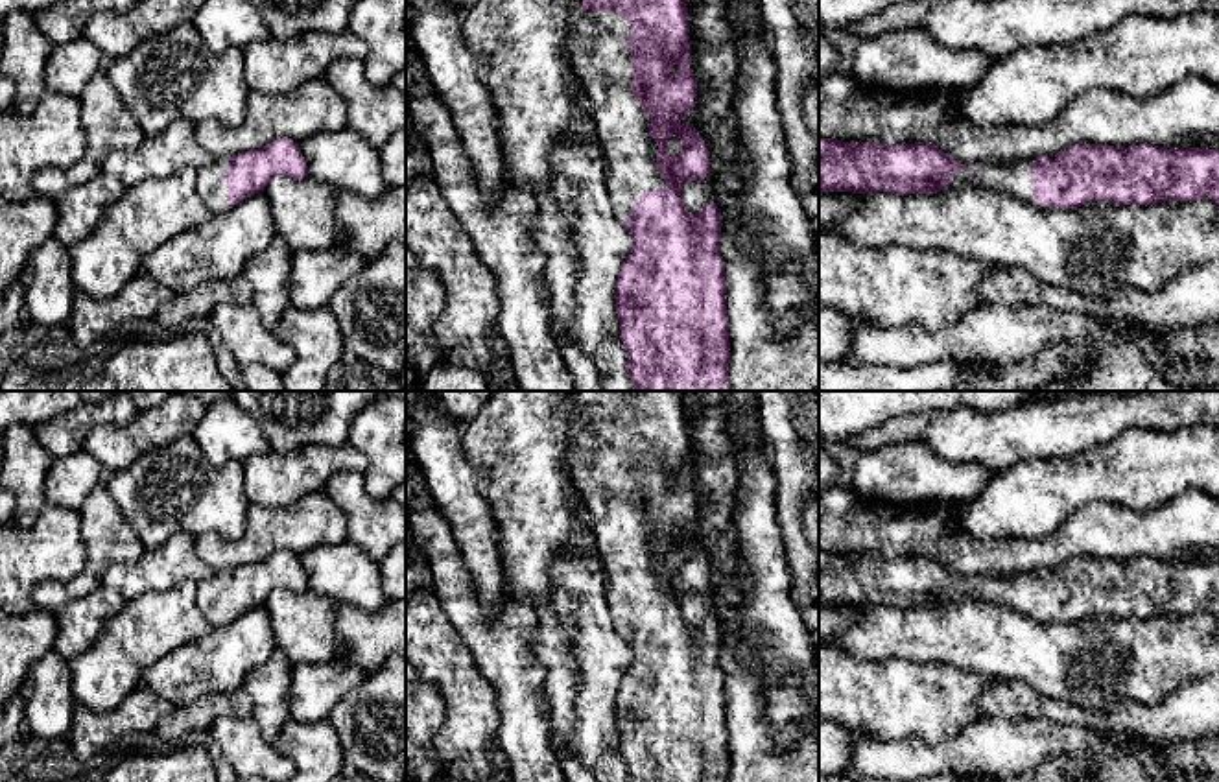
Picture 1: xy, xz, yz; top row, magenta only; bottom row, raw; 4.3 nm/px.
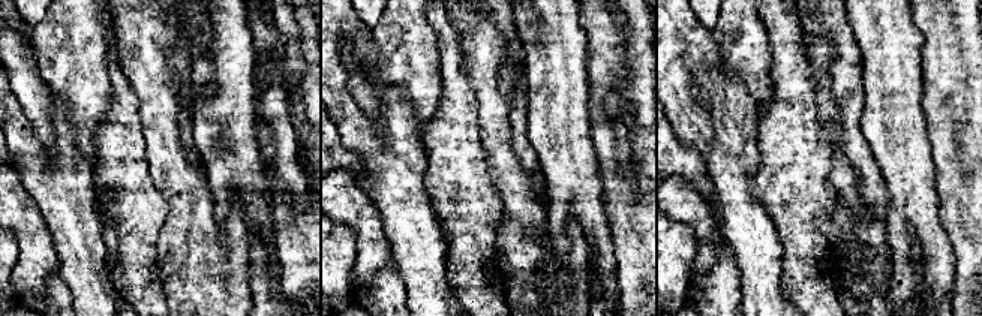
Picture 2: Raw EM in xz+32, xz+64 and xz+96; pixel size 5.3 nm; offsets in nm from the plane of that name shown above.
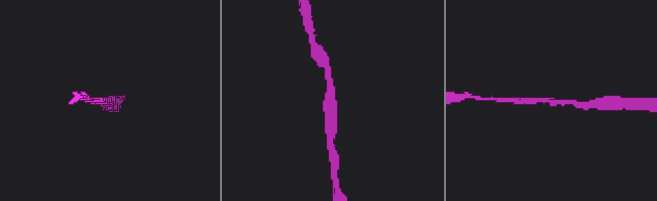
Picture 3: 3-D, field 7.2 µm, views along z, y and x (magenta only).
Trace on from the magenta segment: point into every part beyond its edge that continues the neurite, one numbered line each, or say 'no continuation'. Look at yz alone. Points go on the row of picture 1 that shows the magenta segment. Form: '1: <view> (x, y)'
1: yz (1015, 179)

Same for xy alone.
1: xy (211, 183)

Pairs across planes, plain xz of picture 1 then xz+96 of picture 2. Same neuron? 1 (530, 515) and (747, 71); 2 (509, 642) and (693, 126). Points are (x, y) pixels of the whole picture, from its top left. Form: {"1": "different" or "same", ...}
{"1": "same", "2": "same"}

